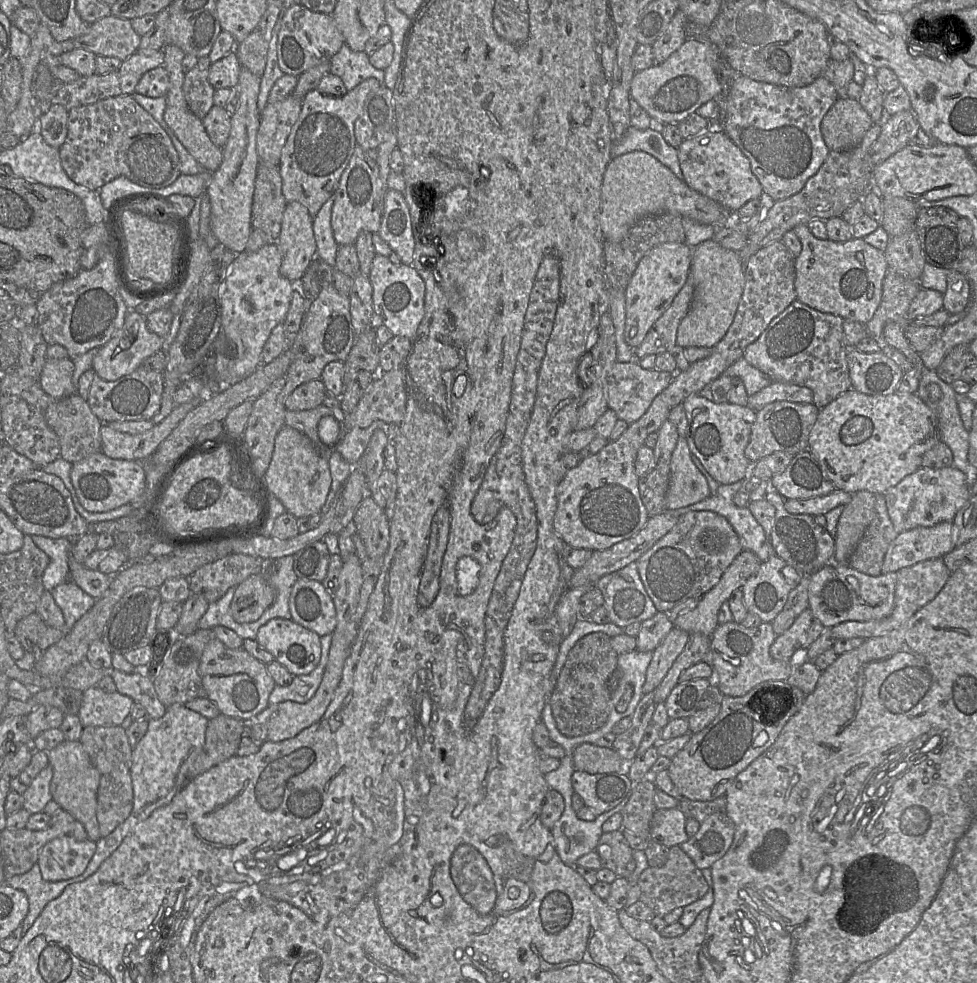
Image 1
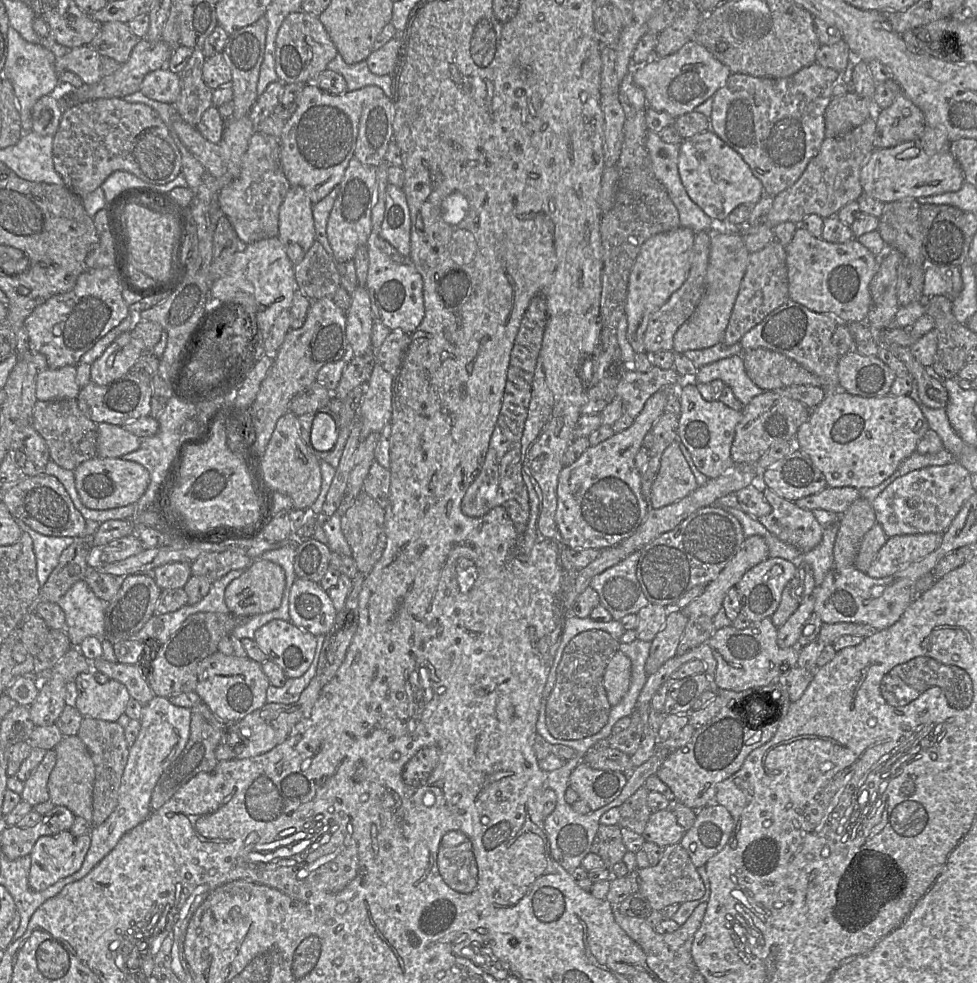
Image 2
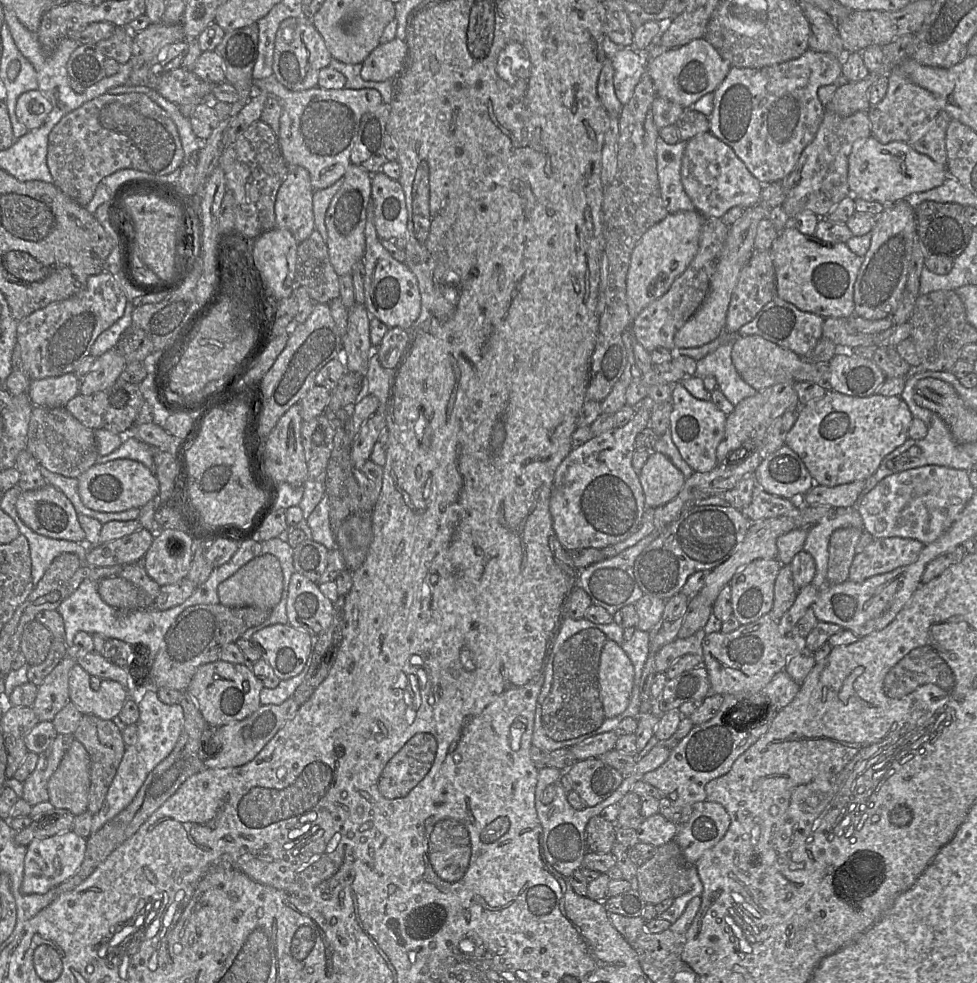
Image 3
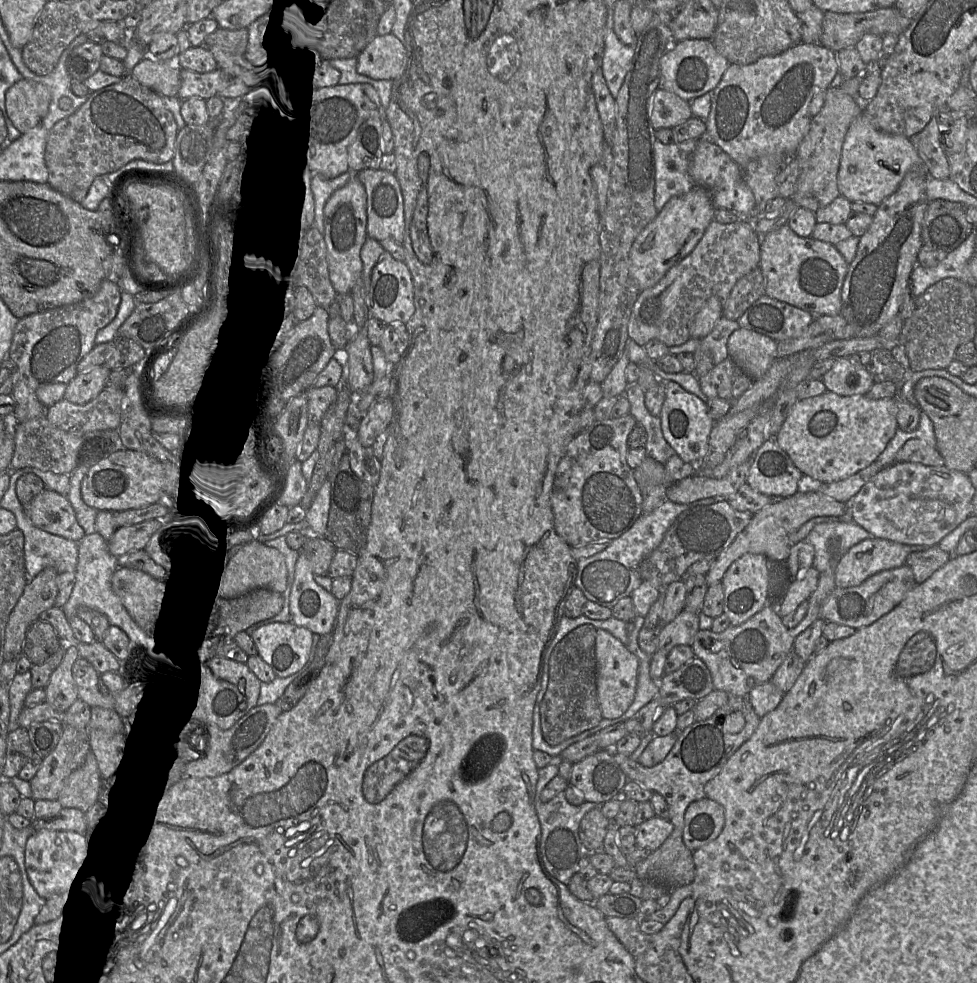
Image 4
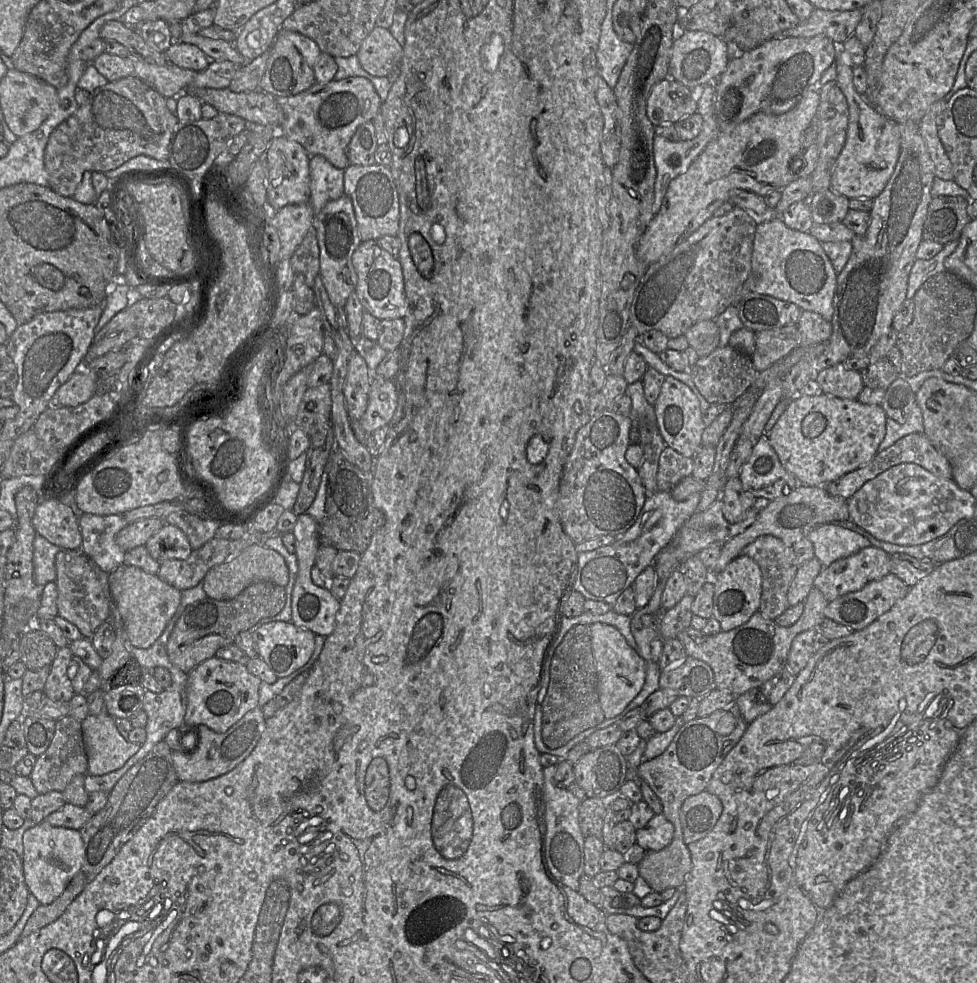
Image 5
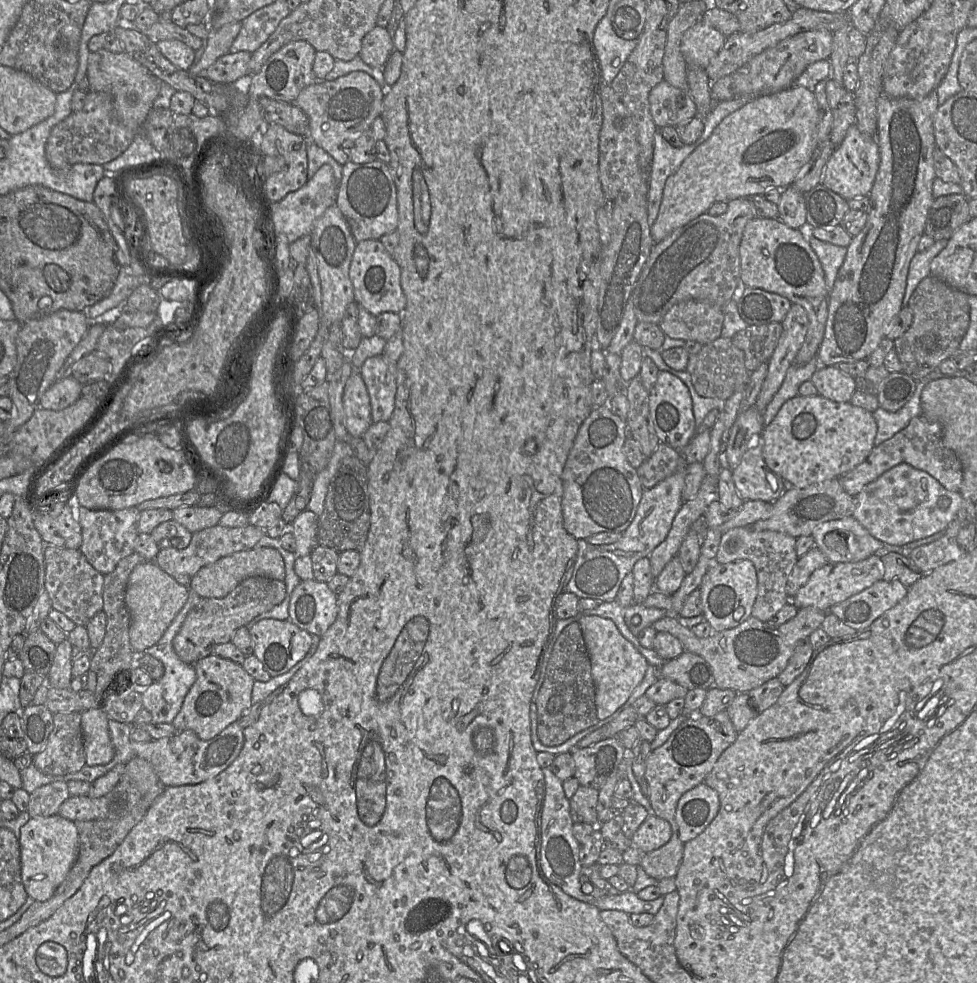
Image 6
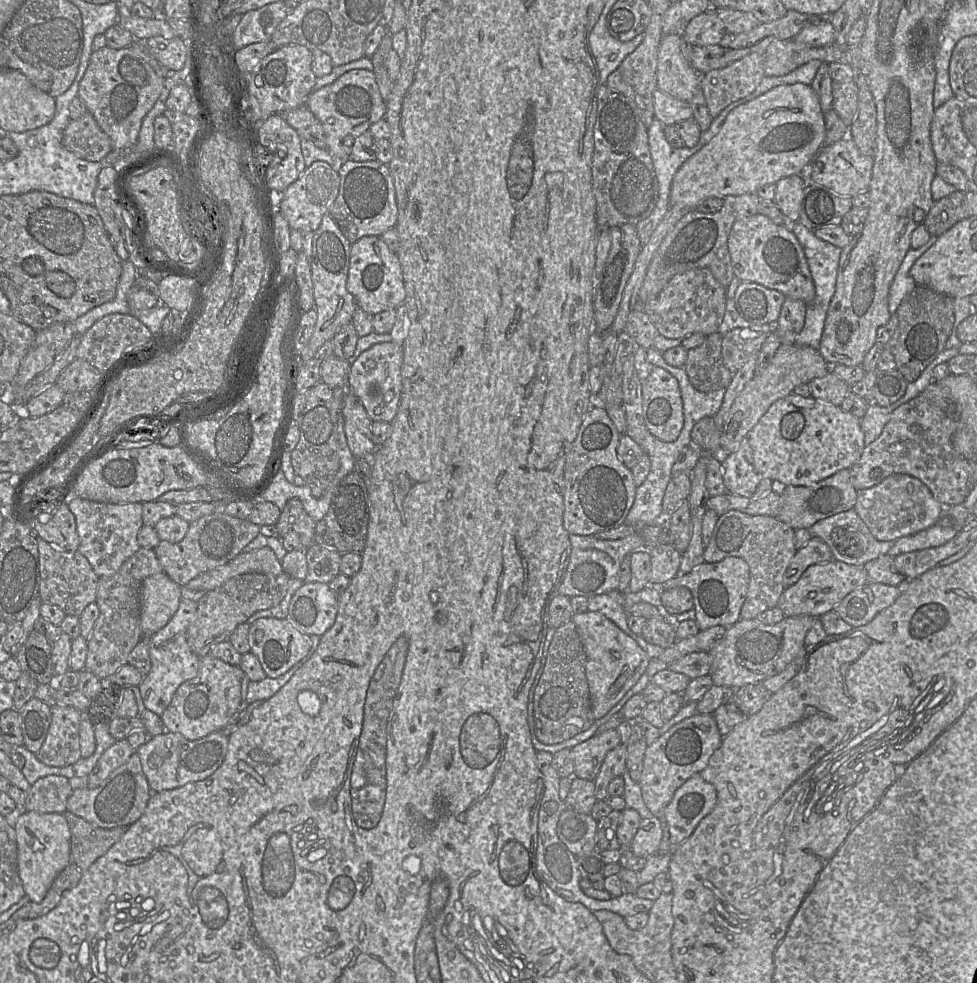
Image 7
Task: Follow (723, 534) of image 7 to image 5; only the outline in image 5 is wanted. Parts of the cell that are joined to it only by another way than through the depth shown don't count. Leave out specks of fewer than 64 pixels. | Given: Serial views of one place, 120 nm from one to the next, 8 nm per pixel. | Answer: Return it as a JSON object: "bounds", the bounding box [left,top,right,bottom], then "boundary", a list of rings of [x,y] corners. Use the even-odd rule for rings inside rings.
{"bounds":[742,535,798,620],"boundary":[[[772,535],[758,537],[742,550],[743,555],[751,557],[760,567],[762,576],[762,592],[758,612],[765,619],[774,620],[788,607],[787,593],[797,572],[798,565],[794,550],[782,540]]]}

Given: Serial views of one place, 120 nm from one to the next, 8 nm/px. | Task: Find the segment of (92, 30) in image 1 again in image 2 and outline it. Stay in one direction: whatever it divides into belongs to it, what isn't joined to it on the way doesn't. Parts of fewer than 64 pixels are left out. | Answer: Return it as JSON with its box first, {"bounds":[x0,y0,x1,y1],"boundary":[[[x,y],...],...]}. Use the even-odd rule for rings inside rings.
{"bounds":[86,21,139,65],"boundary":[[[113,21],[103,23],[100,31],[86,46],[98,52],[101,57],[112,58],[122,65],[129,59],[139,40],[127,23]]]}

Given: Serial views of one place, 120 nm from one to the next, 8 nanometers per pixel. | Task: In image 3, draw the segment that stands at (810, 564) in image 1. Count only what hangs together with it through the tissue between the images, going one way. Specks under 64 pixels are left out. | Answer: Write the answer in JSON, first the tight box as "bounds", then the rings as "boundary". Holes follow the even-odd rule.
{"bounds":[741,482,799,522],"boundary":[[[756,482],[752,501],[741,512],[748,520],[756,522],[768,518],[797,516],[799,508],[791,499],[781,498],[765,492]]]}

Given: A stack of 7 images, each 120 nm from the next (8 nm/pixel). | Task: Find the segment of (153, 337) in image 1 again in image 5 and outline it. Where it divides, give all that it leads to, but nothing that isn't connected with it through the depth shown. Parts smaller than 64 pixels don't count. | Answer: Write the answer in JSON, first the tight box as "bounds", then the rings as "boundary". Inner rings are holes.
{"bounds":[51,359,98,407],"boundary":[[[83,359],[83,366],[81,369],[76,369],[69,379],[57,389],[51,398],[51,406],[75,407],[87,402],[95,394],[95,384],[97,379],[98,376],[88,369],[87,364],[84,363]]]}

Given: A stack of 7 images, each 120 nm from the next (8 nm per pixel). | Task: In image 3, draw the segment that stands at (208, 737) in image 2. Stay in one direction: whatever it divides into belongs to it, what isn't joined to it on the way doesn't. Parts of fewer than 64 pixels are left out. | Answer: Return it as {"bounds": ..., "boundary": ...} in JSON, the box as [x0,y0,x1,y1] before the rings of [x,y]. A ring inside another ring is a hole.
{"bounds":[55,690,210,896],"boundary":[[[187,690],[182,691],[182,699],[179,705],[183,709],[184,723],[174,749],[148,774],[131,803],[97,832],[92,833],[87,838],[85,858],[81,866],[71,878],[55,887],[57,896],[76,888],[85,881],[115,849],[134,835],[141,825],[144,824],[188,778],[204,769],[208,769],[204,767],[204,759],[210,758],[209,747],[207,747],[207,753],[201,748],[201,736],[208,724],[203,718],[196,701]]]}

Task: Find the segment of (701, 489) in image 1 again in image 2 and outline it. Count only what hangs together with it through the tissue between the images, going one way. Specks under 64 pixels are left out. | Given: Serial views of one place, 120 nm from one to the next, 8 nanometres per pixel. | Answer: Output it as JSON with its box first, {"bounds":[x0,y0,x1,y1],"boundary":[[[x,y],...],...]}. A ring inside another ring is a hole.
{"bounds":[650,442,699,509],"boundary":[[[673,442],[661,458],[660,468],[653,482],[650,509],[670,505],[694,492],[699,487],[680,445]]]}

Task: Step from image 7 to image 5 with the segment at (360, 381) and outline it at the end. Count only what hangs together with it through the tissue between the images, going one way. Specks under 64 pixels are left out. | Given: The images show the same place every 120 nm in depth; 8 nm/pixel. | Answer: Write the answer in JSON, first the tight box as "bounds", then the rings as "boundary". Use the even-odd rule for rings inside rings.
{"bounds":[360,377,397,434],"boundary":[[[372,377],[368,404],[360,419],[364,431],[371,434],[388,425],[397,407],[397,386],[394,380]]]}

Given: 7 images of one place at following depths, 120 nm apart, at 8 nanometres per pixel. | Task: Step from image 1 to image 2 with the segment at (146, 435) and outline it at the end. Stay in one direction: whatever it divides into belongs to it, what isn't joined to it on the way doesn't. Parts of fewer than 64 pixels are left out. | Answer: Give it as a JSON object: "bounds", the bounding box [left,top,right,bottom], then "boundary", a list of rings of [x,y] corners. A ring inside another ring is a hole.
{"bounds":[97,424,141,458],"boundary":[[[97,424],[97,456],[120,458],[140,447],[141,438],[128,432],[123,426]]]}

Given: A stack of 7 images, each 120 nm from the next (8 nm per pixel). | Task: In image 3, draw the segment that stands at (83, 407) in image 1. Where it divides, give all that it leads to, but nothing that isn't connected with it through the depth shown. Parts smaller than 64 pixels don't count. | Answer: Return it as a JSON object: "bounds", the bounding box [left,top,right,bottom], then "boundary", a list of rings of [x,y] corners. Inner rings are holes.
{"bounds":[25,407,99,478],"boundary":[[[32,407],[25,449],[49,471],[72,478],[78,478],[99,456],[94,430],[84,426],[65,407]]]}

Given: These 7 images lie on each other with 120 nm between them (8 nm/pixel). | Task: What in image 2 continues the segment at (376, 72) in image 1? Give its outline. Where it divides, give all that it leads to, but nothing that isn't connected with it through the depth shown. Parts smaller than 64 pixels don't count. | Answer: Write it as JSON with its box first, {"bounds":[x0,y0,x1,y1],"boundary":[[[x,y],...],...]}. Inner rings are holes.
{"bounds":[327,54,392,98],"boundary":[[[337,54],[337,56],[328,63],[327,69],[341,74],[347,83],[347,90],[349,91],[375,85],[383,90],[385,96],[392,98],[391,75],[377,76],[371,73],[366,60],[350,65],[346,64],[341,55]]]}

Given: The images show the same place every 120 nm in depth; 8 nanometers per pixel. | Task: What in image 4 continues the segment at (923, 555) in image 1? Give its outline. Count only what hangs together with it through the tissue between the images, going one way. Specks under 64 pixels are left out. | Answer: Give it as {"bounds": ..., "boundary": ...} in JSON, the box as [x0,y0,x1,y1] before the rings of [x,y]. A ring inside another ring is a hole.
{"bounds":[834,538,910,588],"boundary":[[[870,538],[848,549],[834,565],[836,588],[860,585],[868,577],[906,563],[910,545],[880,538]]]}

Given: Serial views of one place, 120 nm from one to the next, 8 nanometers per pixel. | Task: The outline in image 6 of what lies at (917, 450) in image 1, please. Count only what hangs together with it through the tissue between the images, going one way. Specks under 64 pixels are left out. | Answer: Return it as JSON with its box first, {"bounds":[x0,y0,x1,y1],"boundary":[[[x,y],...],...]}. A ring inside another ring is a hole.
{"bounds":[761,395,877,488],"boundary":[[[797,395],[786,401],[773,421],[761,432],[762,457],[768,468],[796,488],[807,488],[840,478],[861,464],[875,447],[877,423],[871,412],[850,403],[838,403],[816,396]]]}

